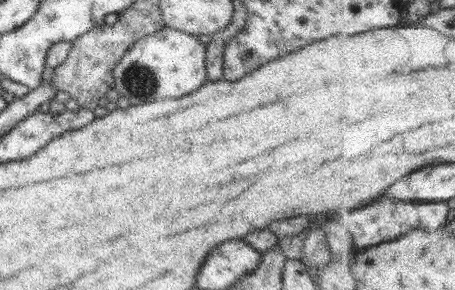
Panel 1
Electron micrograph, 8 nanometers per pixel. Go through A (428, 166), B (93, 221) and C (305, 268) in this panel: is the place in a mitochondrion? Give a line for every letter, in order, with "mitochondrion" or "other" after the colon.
A: other
B: mitochondrion
C: other

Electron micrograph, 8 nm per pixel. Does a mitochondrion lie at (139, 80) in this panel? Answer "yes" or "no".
yes

